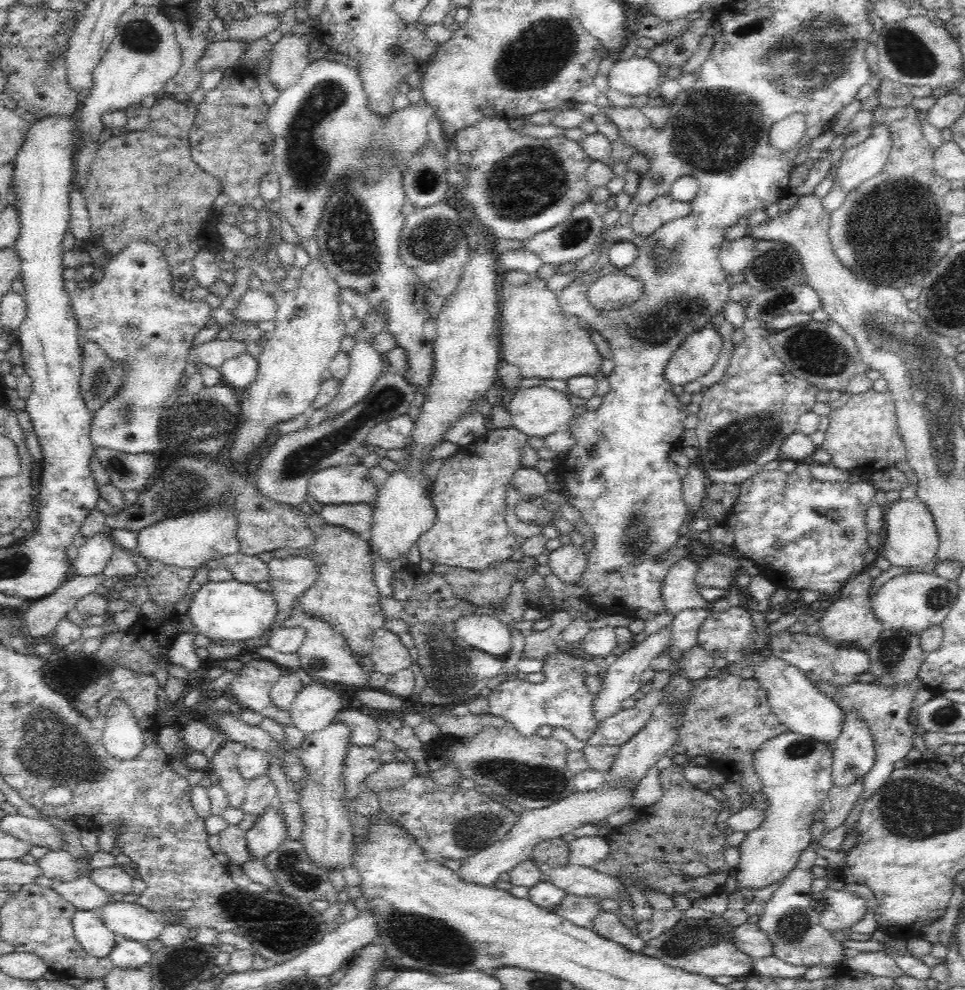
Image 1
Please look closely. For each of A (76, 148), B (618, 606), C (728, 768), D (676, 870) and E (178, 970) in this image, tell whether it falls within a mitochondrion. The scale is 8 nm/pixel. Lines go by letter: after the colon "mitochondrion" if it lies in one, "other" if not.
A: other
B: other
C: other
D: other
E: mitochondrion

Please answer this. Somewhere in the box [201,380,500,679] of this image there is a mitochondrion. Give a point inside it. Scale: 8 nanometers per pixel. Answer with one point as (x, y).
(389, 398)

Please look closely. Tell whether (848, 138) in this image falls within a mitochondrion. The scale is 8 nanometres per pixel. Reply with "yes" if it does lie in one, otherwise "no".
no

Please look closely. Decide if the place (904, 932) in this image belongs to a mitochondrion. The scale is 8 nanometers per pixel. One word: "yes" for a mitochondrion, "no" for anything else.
no

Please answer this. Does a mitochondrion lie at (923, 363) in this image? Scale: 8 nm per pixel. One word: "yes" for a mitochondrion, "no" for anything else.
yes

